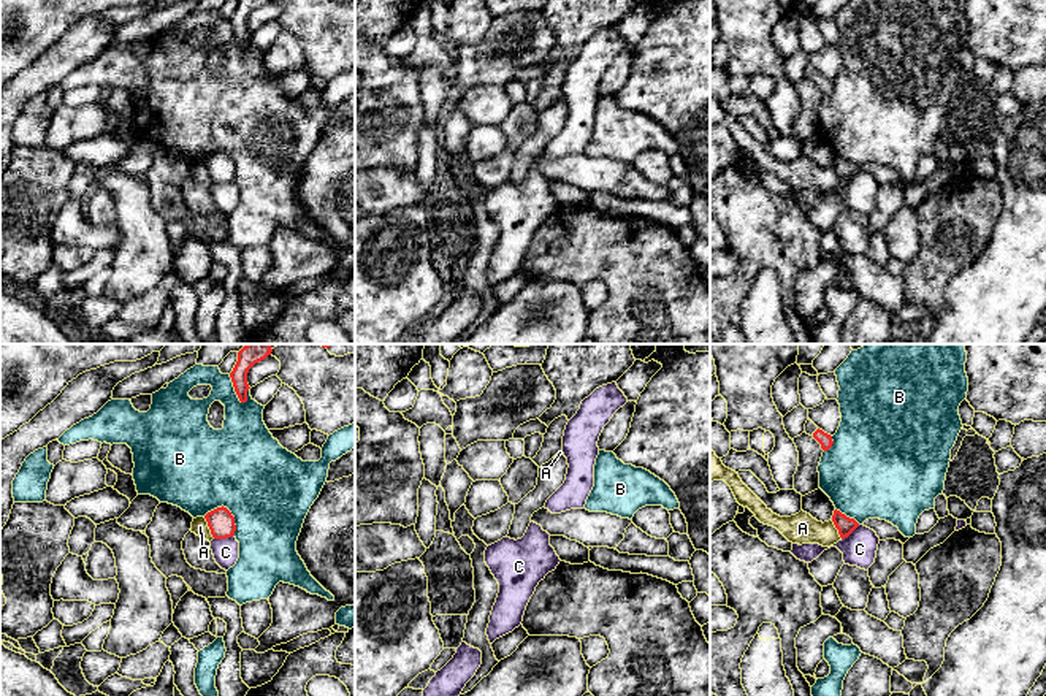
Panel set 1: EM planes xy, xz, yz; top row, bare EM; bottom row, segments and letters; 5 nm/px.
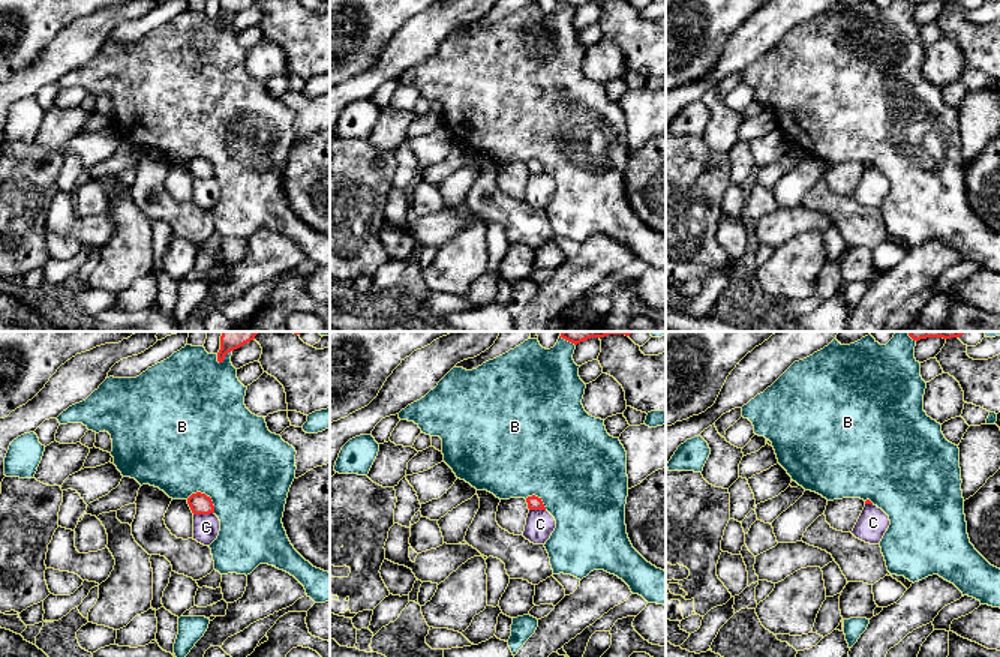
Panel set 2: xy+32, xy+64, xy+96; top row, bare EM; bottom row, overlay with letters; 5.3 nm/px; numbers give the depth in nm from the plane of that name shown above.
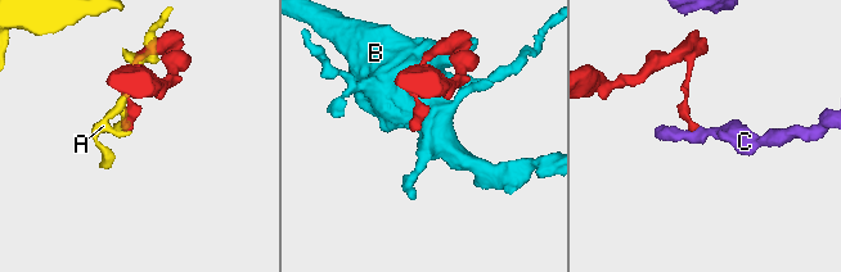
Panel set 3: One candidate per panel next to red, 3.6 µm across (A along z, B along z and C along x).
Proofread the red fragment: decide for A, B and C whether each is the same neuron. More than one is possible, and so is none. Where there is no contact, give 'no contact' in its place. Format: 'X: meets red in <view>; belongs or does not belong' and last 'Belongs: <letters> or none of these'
A: meets red in xy; does not belong
B: meets red in xy; does not belong
C: meets red in xy; does not belong
Belongs: none of these

